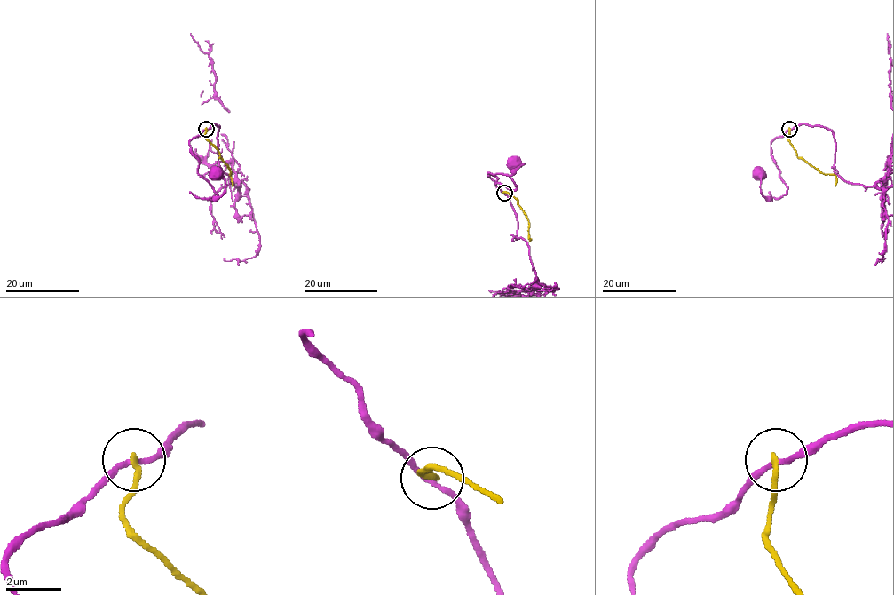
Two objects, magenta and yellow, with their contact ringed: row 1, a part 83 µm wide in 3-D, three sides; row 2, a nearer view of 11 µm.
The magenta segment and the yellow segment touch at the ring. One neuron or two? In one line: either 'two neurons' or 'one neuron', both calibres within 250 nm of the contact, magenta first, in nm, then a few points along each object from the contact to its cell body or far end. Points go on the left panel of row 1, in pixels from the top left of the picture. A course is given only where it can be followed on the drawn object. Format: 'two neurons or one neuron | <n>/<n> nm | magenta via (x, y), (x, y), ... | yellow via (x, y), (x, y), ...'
two neurons | 180/190 nm | magenta via (206, 129), (189, 146), (198, 173), (218, 195), (208, 199), (217, 200), (225, 186), (217, 172) | yellow via (206, 129), (204, 137), (226, 164), (233, 186)

